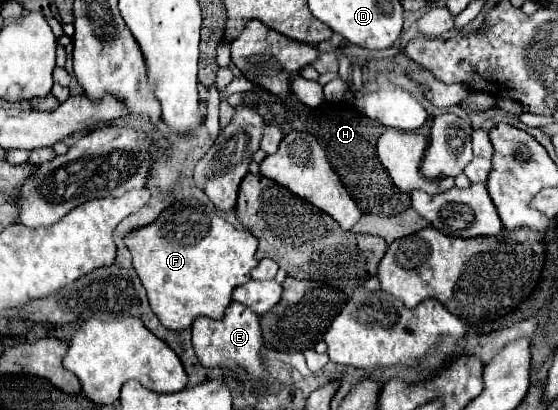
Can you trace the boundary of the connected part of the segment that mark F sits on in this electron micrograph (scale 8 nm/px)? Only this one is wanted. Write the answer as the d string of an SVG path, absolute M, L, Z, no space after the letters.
M195 199L177 201L167 211L151 225L131 231L125 237L125 245L133 255L133 267L147 289L153 313L173 331L191 327L201 315L223 319L233 289L247 283L251 279L251 269L257 267L257 239L249 231L235 229Z

